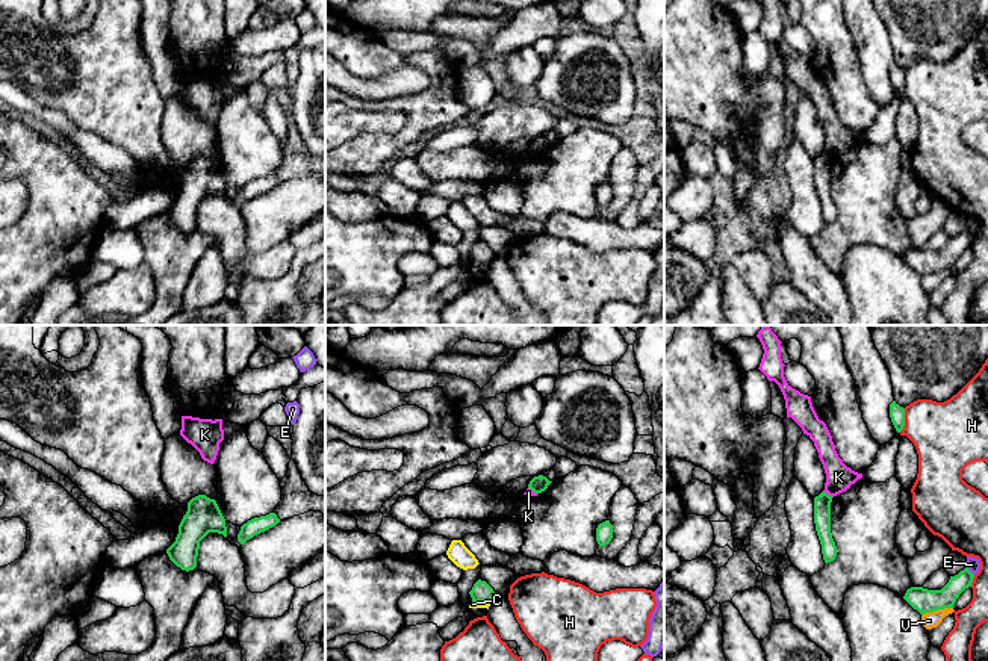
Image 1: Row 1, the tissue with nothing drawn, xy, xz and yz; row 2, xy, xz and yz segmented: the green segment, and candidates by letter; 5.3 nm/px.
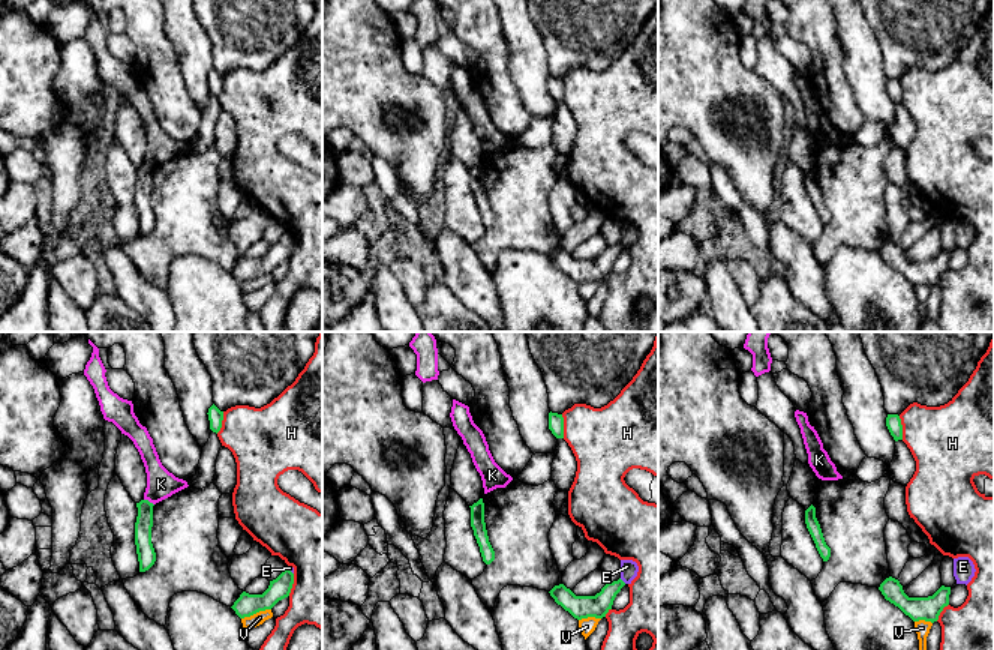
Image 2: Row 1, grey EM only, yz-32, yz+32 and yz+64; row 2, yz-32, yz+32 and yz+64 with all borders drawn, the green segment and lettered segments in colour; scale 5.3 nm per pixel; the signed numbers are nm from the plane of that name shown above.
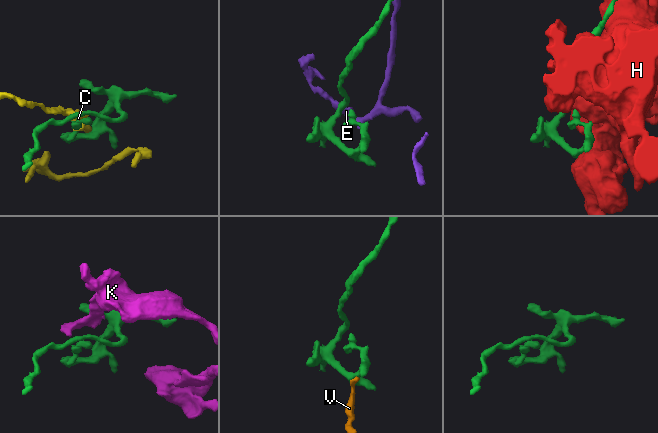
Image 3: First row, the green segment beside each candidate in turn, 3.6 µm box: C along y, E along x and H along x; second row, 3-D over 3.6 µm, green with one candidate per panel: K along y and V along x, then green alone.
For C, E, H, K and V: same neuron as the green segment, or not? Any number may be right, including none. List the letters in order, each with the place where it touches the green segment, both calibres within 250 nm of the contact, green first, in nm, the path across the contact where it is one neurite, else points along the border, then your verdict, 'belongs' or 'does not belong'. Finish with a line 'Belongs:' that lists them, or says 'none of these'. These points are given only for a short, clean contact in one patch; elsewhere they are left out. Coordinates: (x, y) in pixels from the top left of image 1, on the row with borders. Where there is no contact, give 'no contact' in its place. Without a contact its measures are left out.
C: xz (481, 601) | 110/30 nm | along xz (472, 601), (489, 602) | does not belong
E: yz (969, 571) | 110/70 nm | does not belong
H: yz (904, 421) | 80/360 nm | does not belong
K: yz (826, 493) | 100/140 nm | along yz (823, 490), (832, 496) | does not belong
V: yz (937, 610) | 130/80 nm | along yz (952, 607), (926, 611), (922, 616) | does not belong
Belongs: none of these

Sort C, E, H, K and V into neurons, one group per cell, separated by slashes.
C / E / H / K / V

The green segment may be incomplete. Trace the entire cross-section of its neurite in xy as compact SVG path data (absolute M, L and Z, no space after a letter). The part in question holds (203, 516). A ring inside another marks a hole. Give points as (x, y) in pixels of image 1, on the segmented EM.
M198 495L188 502L188 511L179 525L176 542L166 549L169 560L182 570L194 570L200 542L209 532L227 537L225 519L215 499Z

